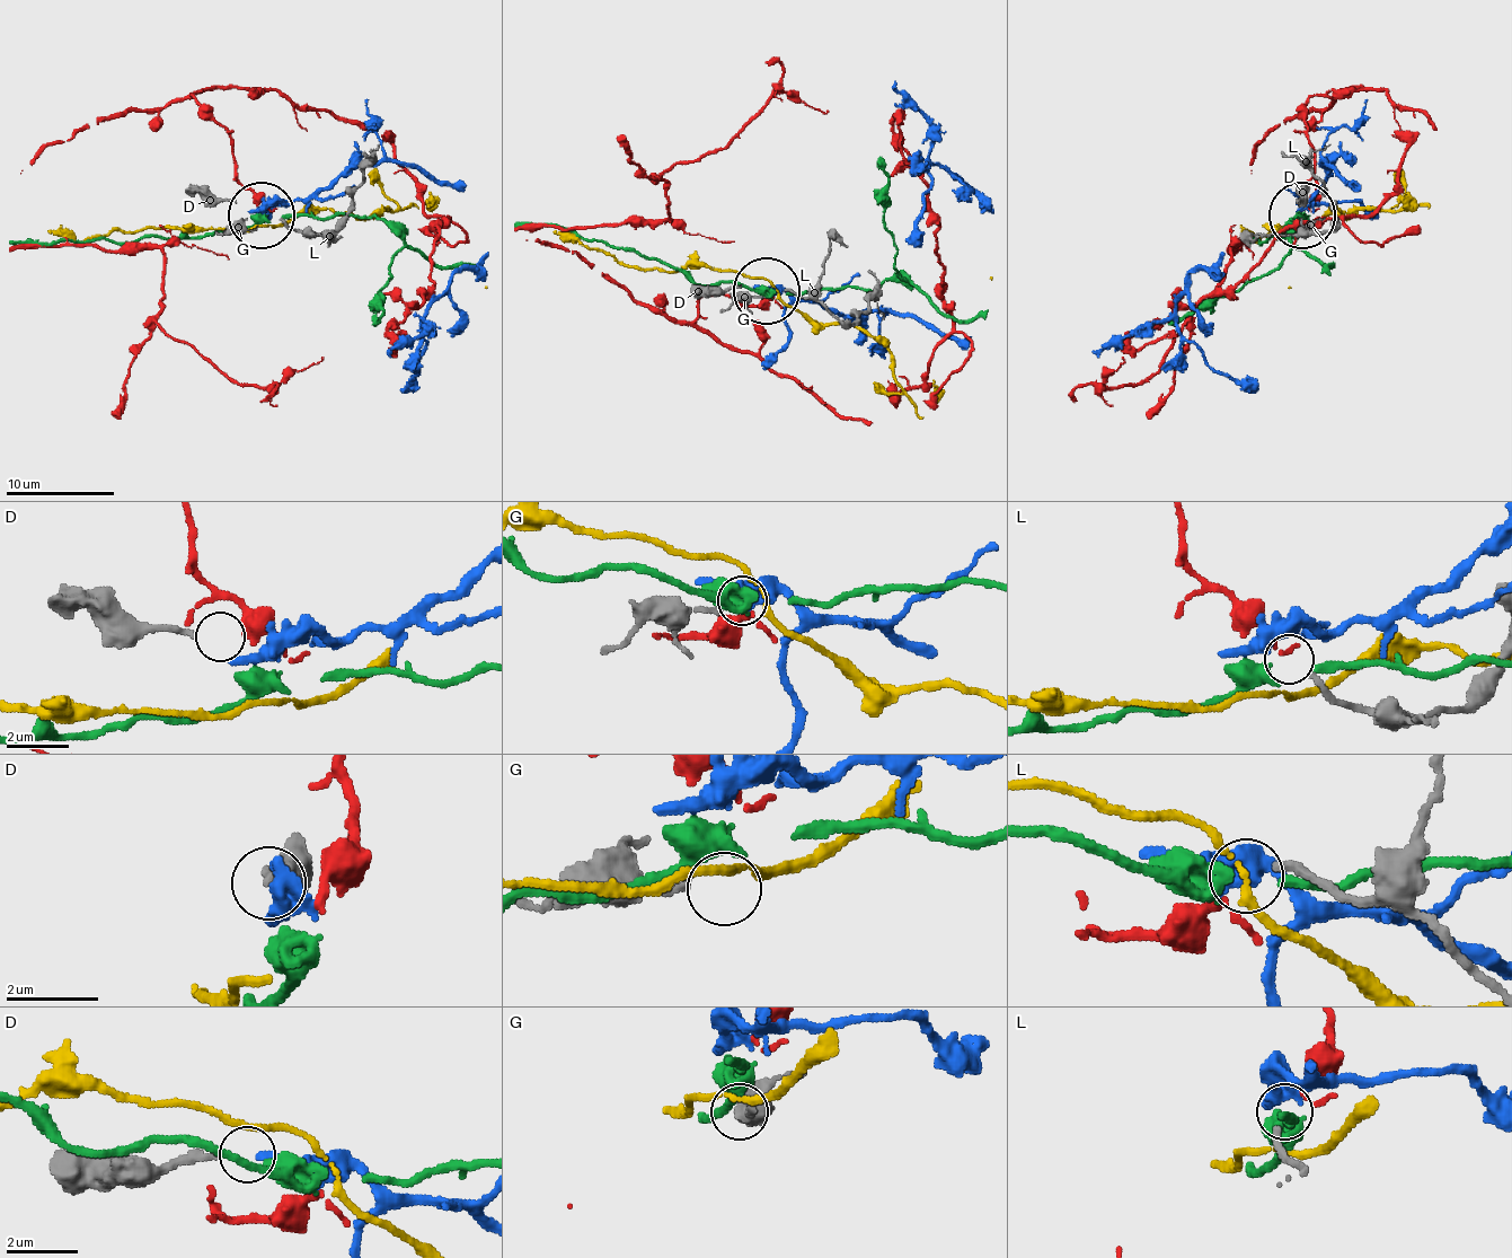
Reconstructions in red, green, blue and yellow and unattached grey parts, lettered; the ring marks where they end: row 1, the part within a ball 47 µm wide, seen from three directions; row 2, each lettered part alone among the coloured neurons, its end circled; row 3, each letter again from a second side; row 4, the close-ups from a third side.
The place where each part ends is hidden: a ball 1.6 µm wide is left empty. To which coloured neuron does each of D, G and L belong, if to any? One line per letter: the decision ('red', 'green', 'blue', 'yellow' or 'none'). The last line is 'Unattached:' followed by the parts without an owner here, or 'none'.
D: none
G: yellow
L: red
Unattached: D

